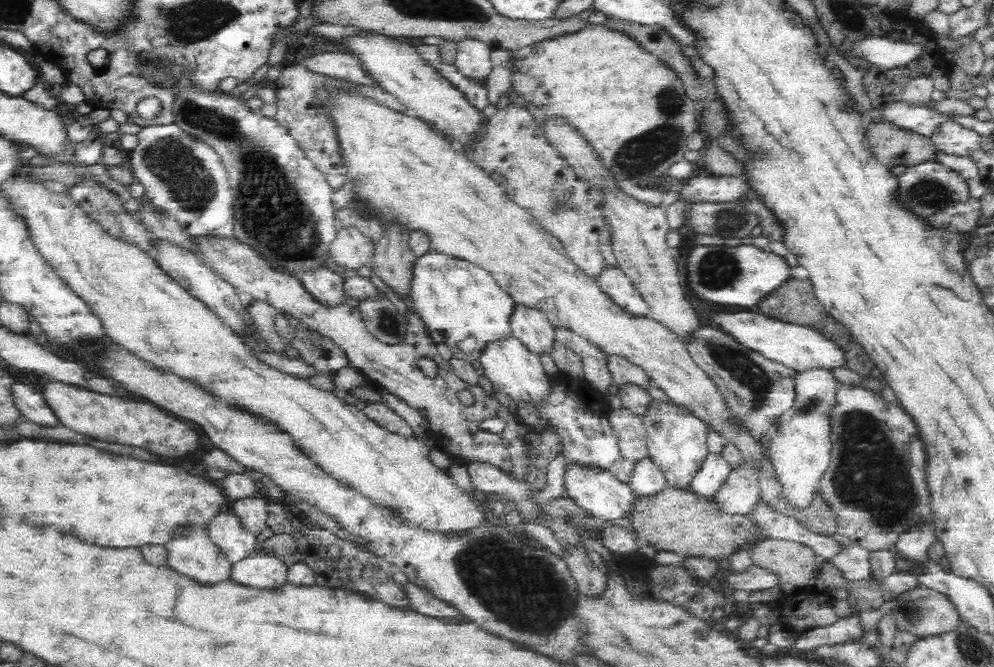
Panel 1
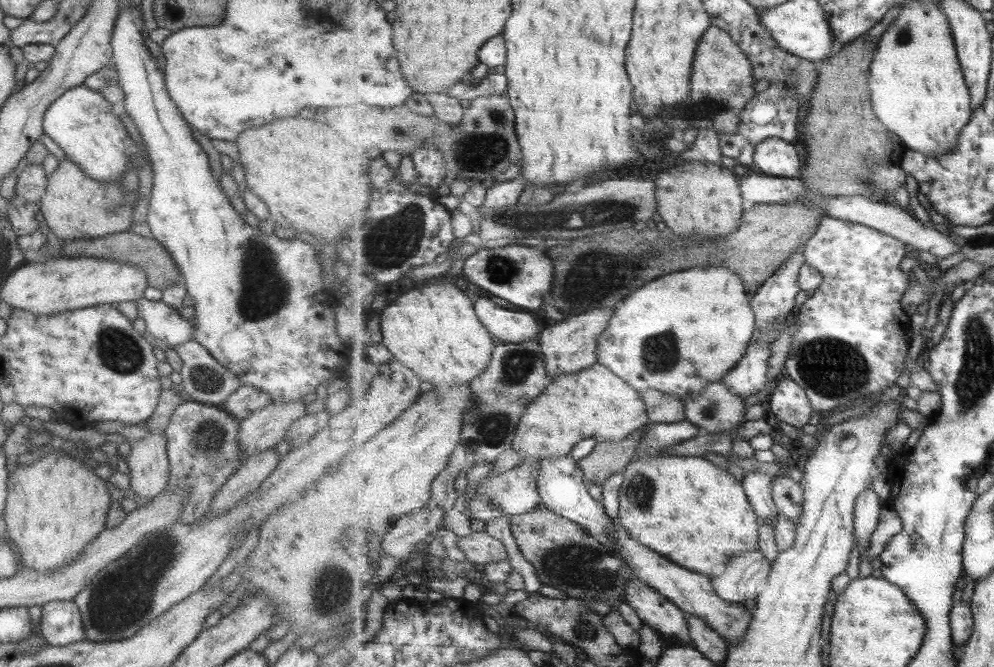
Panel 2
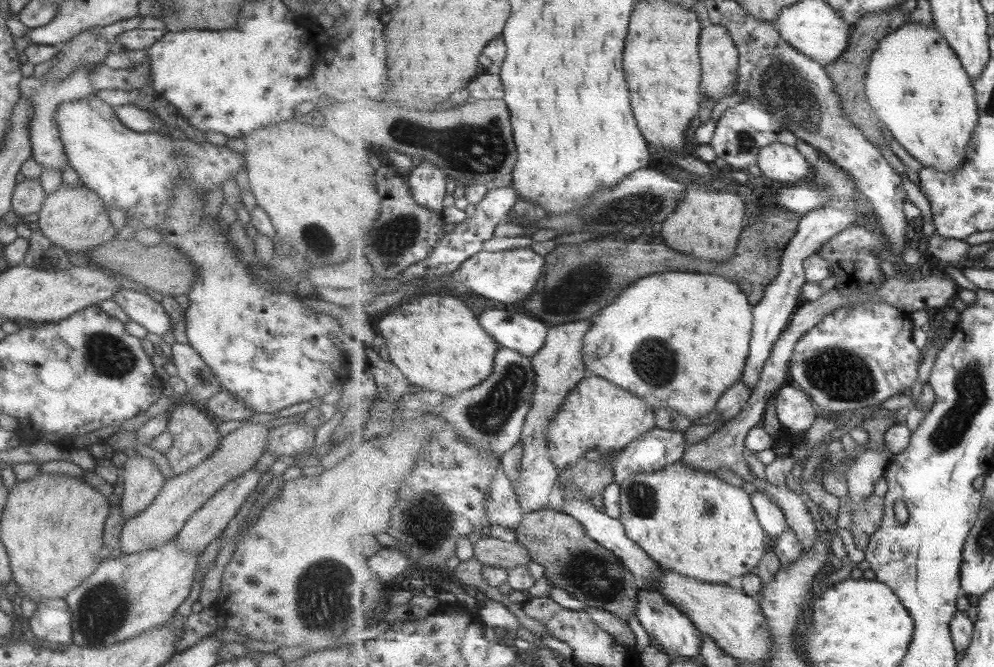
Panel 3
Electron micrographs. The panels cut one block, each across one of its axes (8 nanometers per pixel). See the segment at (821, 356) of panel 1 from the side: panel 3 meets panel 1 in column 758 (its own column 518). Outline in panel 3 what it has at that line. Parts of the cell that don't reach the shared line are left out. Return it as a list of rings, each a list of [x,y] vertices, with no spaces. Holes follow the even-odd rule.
[[[487,310],[481,316],[481,326],[501,347],[531,359],[548,342],[550,330],[546,324],[531,316],[507,310]]]

